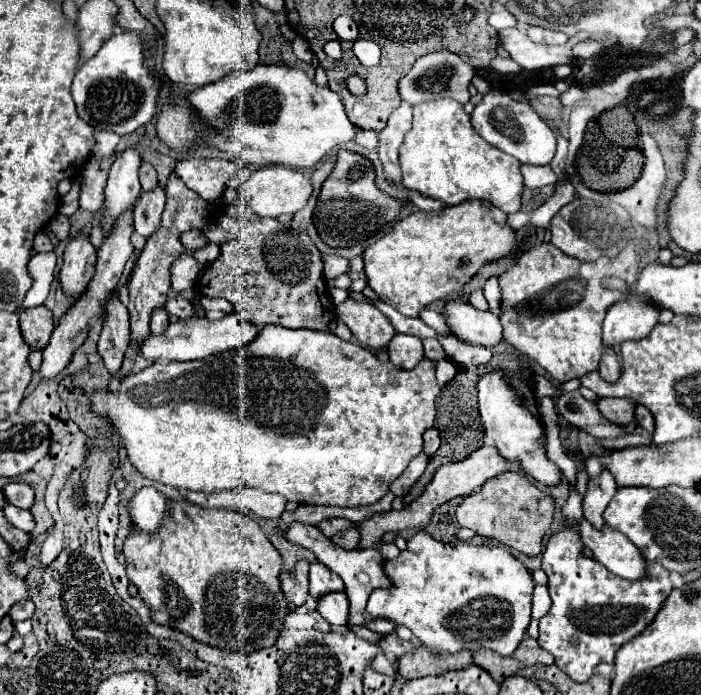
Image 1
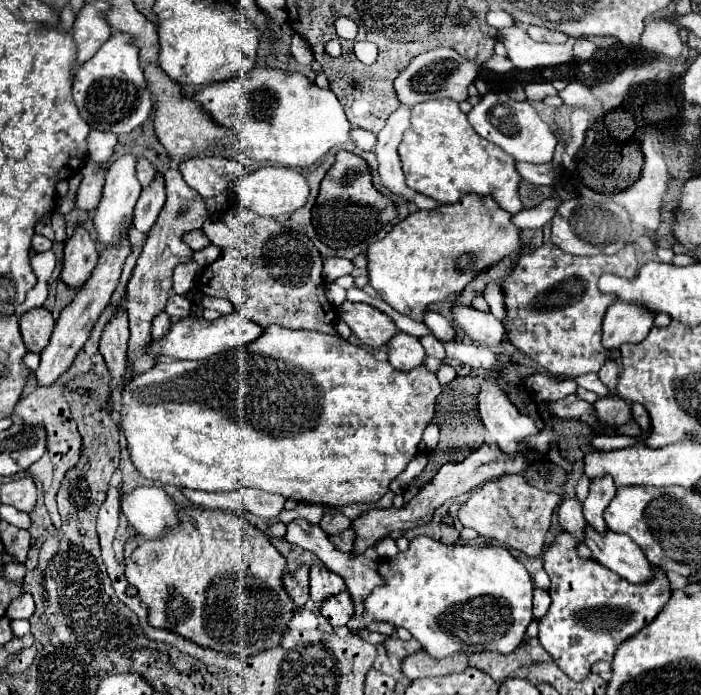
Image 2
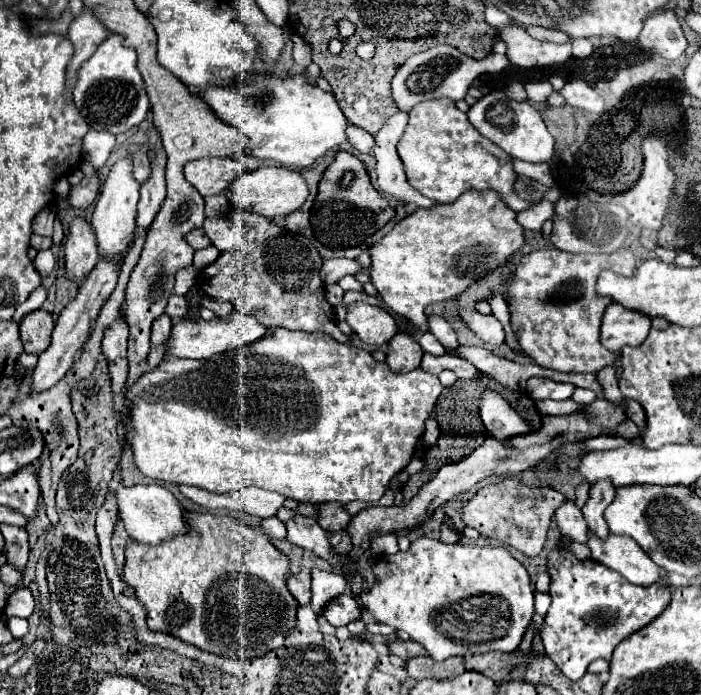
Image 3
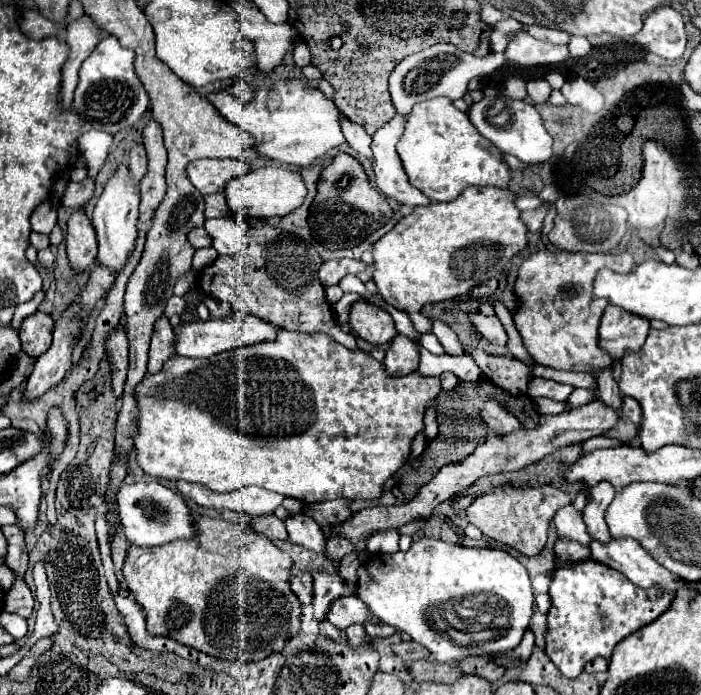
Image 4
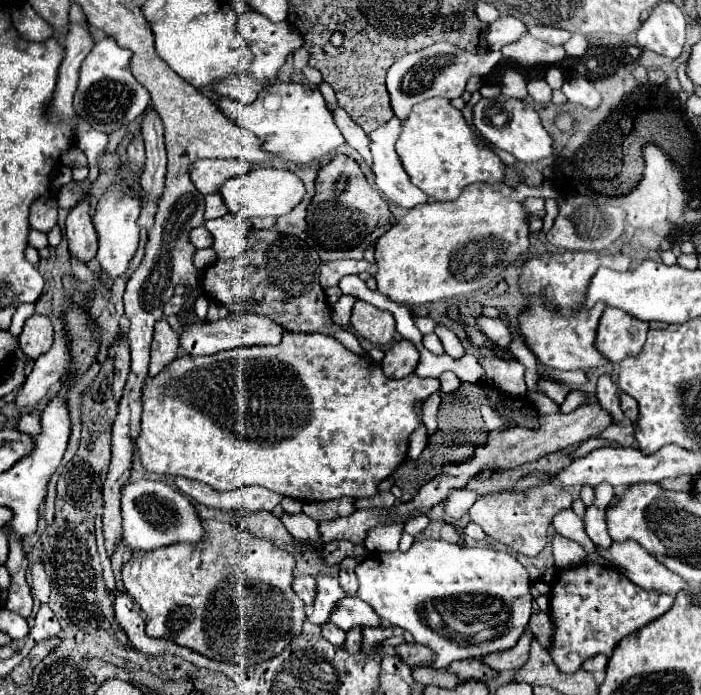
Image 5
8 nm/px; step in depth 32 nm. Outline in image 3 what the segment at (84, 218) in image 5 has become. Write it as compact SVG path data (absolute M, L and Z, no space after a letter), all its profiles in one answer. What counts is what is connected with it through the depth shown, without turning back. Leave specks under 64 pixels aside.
M76 218L70 226L70 236L64 244L64 260L66 260L66 278L72 282L80 282L92 272L98 262L96 236L84 218Z

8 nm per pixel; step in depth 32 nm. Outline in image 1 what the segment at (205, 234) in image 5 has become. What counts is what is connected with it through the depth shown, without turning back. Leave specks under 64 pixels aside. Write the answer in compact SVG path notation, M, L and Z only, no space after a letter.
M188 230L188 232L184 232L180 236L180 242L182 242L184 248L188 248L190 252L194 252L194 250L202 248L208 240L206 240L206 236L204 236L202 230Z

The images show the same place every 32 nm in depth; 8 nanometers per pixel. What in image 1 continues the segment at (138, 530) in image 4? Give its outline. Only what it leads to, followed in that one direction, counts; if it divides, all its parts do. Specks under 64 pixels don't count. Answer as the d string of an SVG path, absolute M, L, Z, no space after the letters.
M140 488L130 500L130 518L146 532L154 532L166 514L166 496L156 488Z

